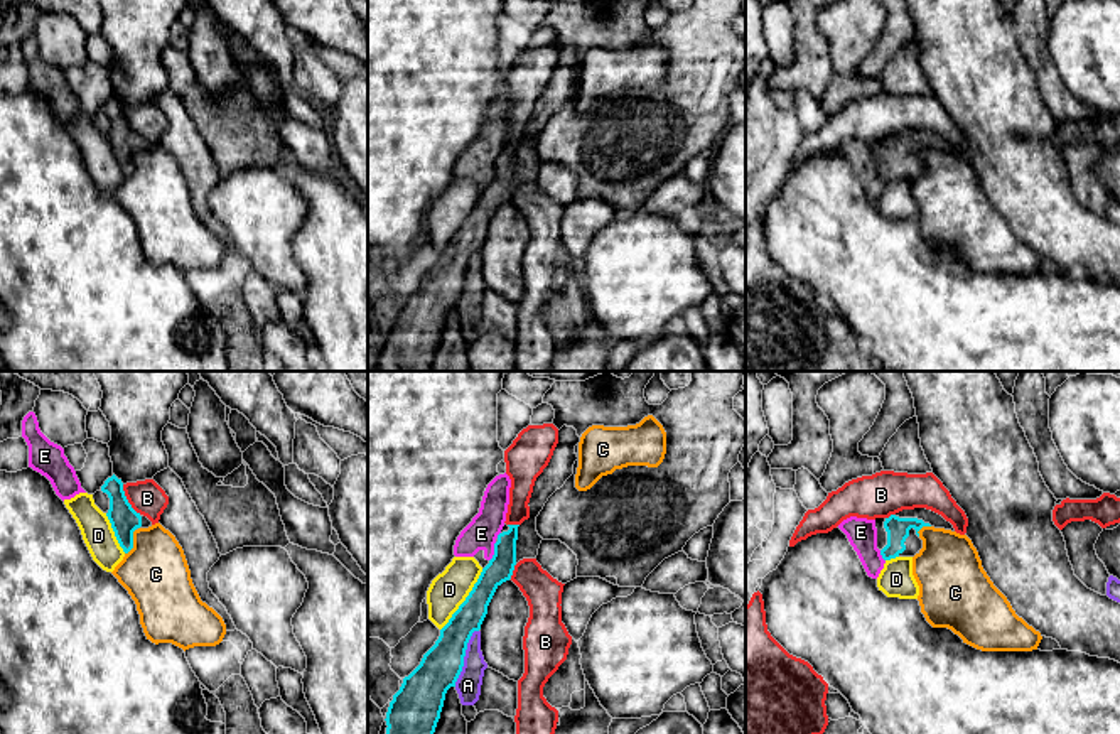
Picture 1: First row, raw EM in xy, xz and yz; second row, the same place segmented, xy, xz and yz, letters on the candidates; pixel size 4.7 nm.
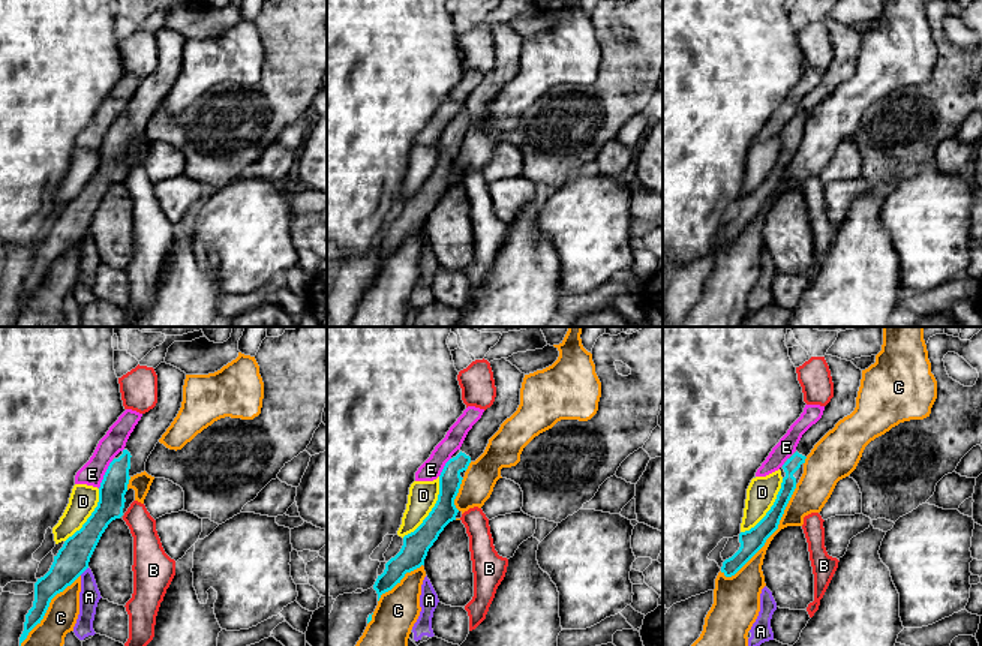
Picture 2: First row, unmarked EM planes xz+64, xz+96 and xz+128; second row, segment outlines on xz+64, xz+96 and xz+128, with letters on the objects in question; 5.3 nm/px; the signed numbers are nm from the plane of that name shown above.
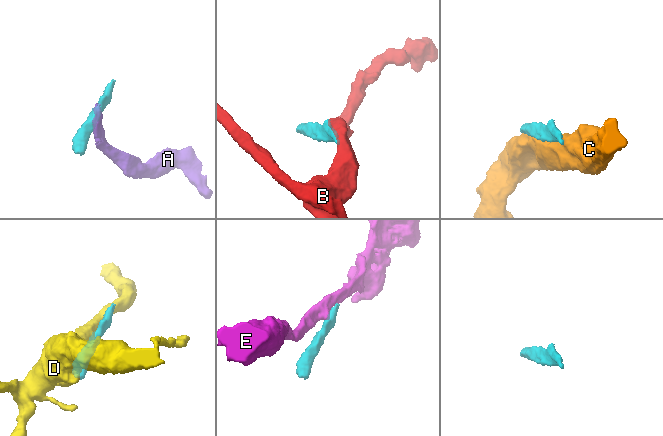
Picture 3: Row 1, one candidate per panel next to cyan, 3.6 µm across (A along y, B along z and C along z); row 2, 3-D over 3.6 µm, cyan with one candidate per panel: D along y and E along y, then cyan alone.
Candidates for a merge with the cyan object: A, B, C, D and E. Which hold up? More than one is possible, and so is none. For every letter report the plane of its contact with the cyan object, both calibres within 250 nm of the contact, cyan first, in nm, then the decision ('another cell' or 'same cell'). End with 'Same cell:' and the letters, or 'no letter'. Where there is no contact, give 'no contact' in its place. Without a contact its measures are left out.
A: contact in xz; calibres 200 and 120 nm; another cell
B: contact in xy; calibres 140 and 160 nm; another cell
C: contact in xy; calibres 140 and 320 nm; another cell
D: contact in xz; calibres 150 and 180 nm; another cell
E: contact in xz; calibres 130 and 150 nm; another cell
Same cell: no letter

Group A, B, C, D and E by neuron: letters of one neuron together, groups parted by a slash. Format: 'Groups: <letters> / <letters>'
Groups: A / B / C / D / E

